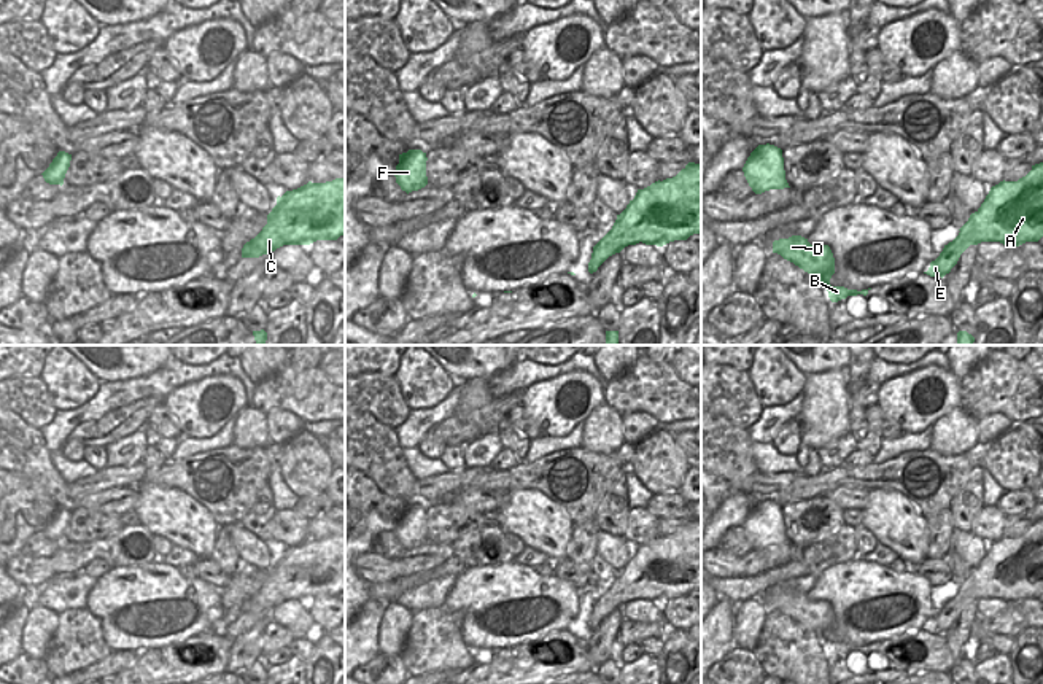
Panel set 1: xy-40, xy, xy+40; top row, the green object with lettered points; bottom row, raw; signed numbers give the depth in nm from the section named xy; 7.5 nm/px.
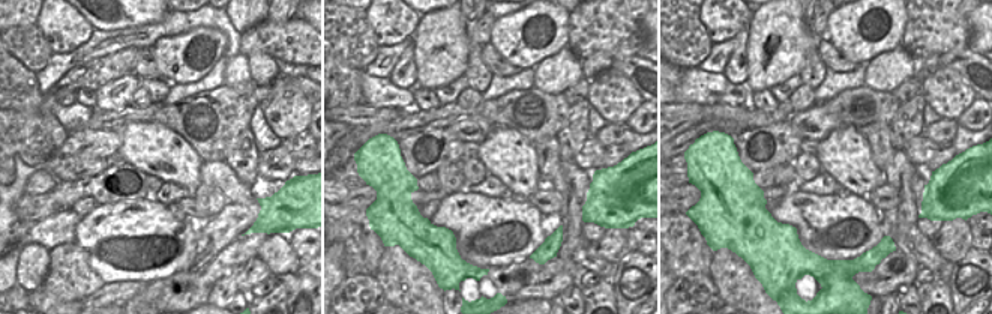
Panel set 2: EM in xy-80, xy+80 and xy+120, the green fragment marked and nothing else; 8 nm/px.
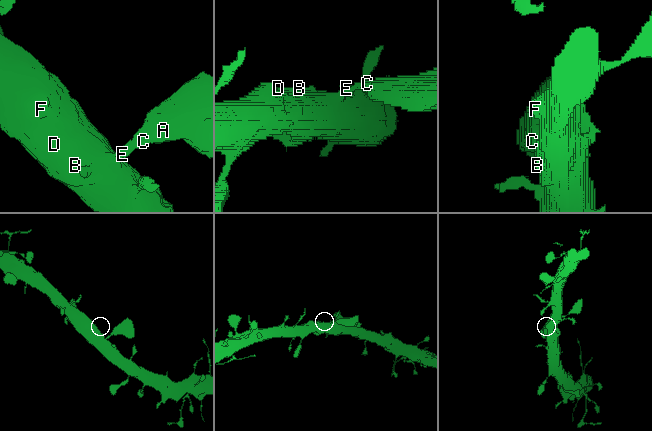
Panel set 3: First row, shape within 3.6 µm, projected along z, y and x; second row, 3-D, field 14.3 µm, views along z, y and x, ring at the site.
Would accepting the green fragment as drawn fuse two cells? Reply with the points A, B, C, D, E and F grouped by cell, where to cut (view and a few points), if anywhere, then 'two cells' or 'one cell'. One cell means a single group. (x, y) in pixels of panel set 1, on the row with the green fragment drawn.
A B C D E F; no cut; one cell

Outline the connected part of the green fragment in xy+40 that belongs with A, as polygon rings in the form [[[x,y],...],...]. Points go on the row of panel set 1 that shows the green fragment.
[[[1043,162],[1032,165],[1018,181],[1003,180],[992,186],[959,231],[924,274],[943,278],[970,245],[981,242],[1000,242],[1006,247],[1038,242],[1043,237]]]

